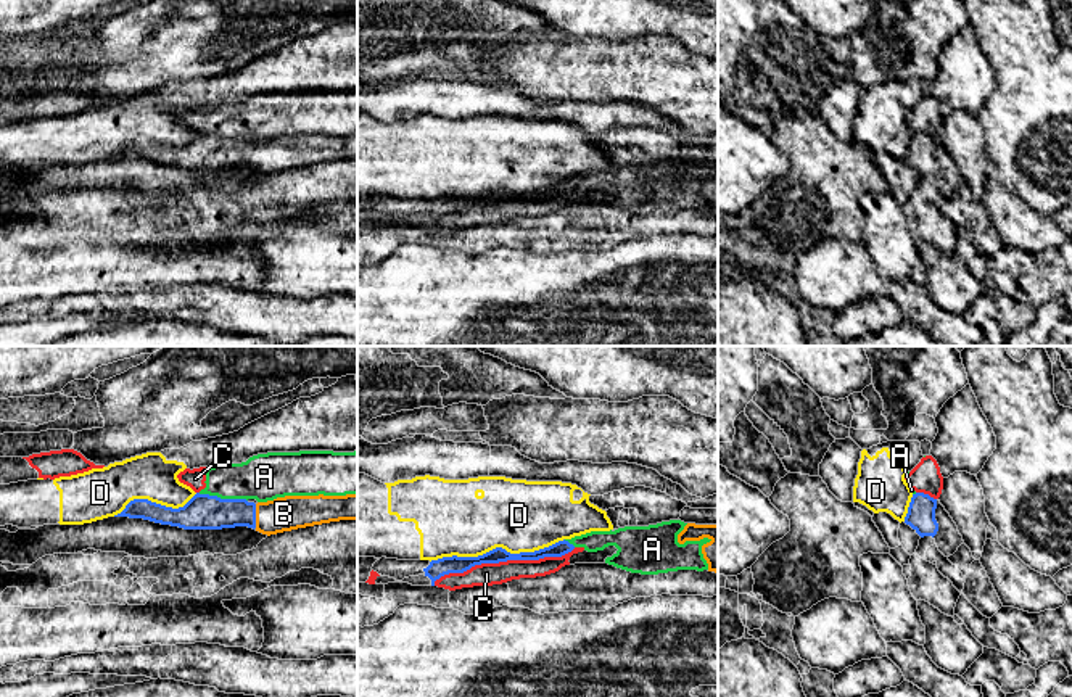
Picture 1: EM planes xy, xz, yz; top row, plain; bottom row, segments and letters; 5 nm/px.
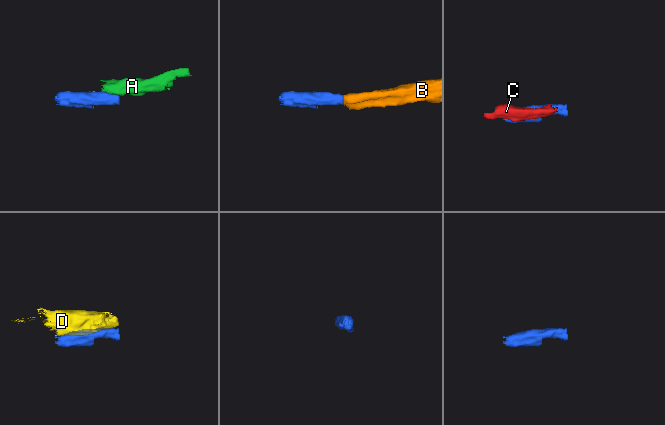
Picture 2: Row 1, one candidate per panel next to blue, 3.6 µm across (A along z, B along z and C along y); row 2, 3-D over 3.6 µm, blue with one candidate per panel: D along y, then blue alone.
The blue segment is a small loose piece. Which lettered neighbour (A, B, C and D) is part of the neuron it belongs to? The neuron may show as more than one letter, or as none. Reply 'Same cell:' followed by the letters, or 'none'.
Same cell: B

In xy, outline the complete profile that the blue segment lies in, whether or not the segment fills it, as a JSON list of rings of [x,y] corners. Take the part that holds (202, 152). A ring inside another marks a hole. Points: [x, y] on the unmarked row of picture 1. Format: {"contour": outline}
{"contour": [[[196,132],[179,148],[134,138],[114,156],[143,158],[183,169],[248,166],[270,175],[330,161],[357,159],[357,134],[285,135],[254,143]]]}

